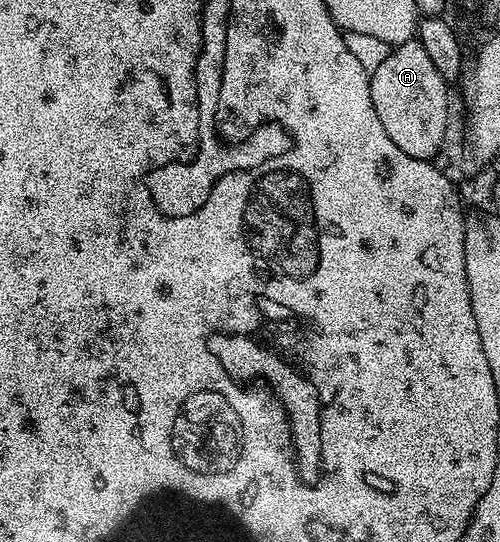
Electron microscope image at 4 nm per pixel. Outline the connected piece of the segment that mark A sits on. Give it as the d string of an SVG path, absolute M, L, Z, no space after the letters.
M412 38L405 44L390 49L391 52L370 73L371 97L385 126L385 134L393 138L393 143L405 154L418 160L431 160L443 144L447 132L447 88L448 81L437 74L429 54Z

